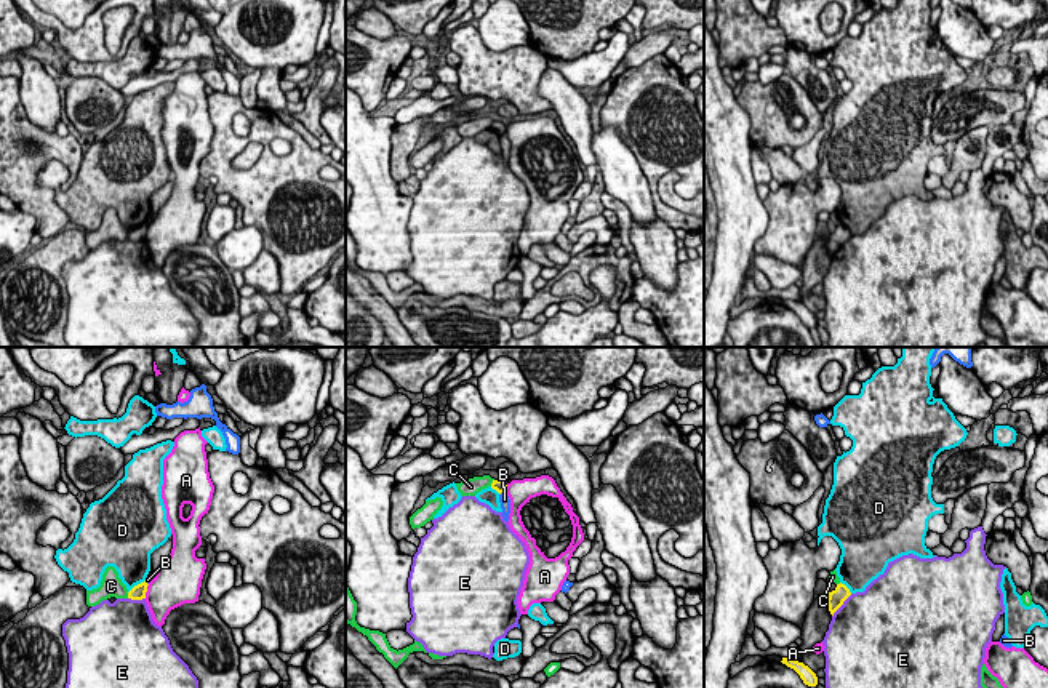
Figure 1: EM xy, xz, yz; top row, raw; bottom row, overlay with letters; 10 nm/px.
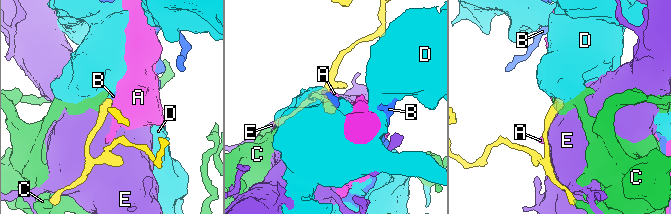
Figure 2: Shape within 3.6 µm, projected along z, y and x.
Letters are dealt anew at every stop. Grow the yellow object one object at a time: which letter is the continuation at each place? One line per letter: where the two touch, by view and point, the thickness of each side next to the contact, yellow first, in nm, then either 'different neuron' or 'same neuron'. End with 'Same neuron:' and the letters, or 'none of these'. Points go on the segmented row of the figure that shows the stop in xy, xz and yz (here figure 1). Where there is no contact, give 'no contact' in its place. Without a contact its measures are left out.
A: meets yellow in xy at (146, 591); 160 nm thick on the yellow side, 400 nm on the other; different neuron
B: meets yellow in xz at (501, 492); 120 nm thick on the yellow side, 100 nm on the other; different neuron
C: meets yellow in xz at (493, 482); 120 nm thick on the yellow side, 170 nm on the other; different neuron
D: meets yellow in xy at (138, 584); 160 nm thick on the yellow side, 380 nm on the other; different neuron
E: meets yellow in yz at (842, 604); 160 nm thick on the yellow side, 500 nm on the other; different neuron
Same neuron: none of these

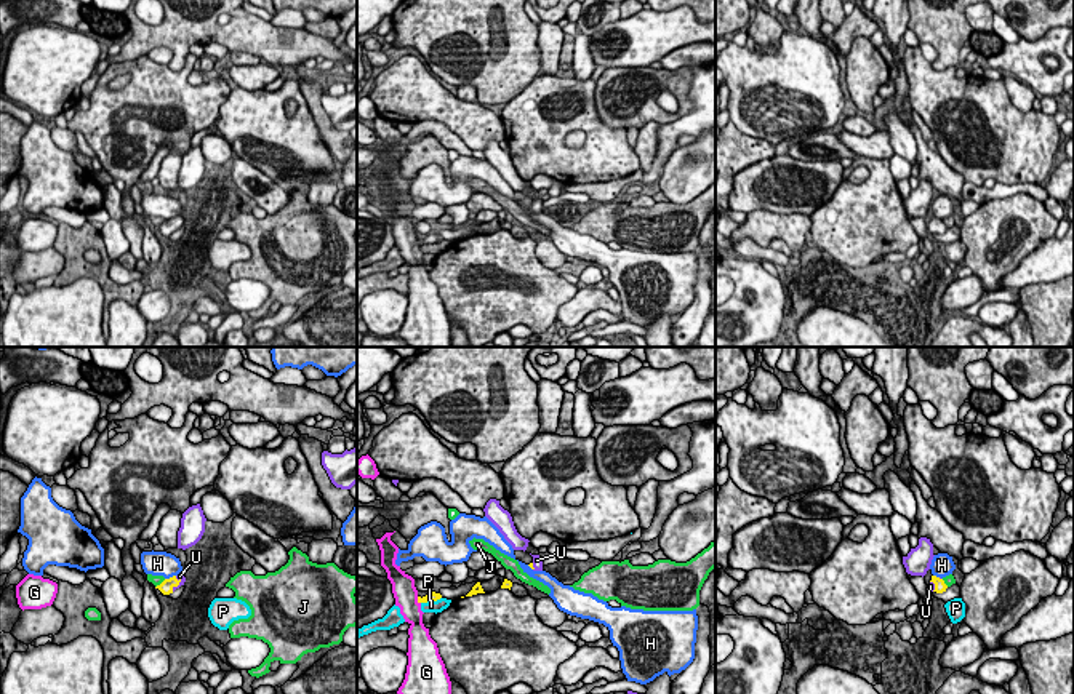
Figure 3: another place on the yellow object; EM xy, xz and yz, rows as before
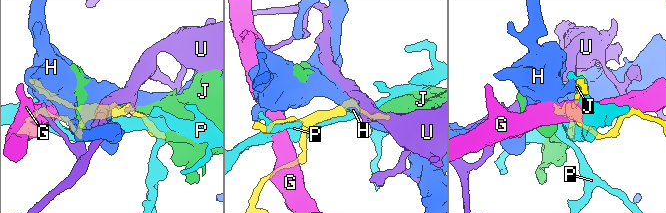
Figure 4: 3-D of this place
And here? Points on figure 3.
G: meets yellow in xz at (418, 600); 100 nm thick on the yellow side, 240 nm on the other; different neuron
H: meets yellow in xy at (170, 578); 140 nm thick on the yellow side, 260 nm on the other; different neuron
J: meets yellow in xy at (162, 582); 140 nm thick on the yellow side, 100 nm on the other; different neuron
P: meets yellow in xz at (431, 600); 100 nm thick on the yellow side, 130 nm on the other; different neuron
U: meets yellow in xy at (178, 584); 140 nm thick on the yellow side, 60 nm on the other; same neuron
Same neuron: U

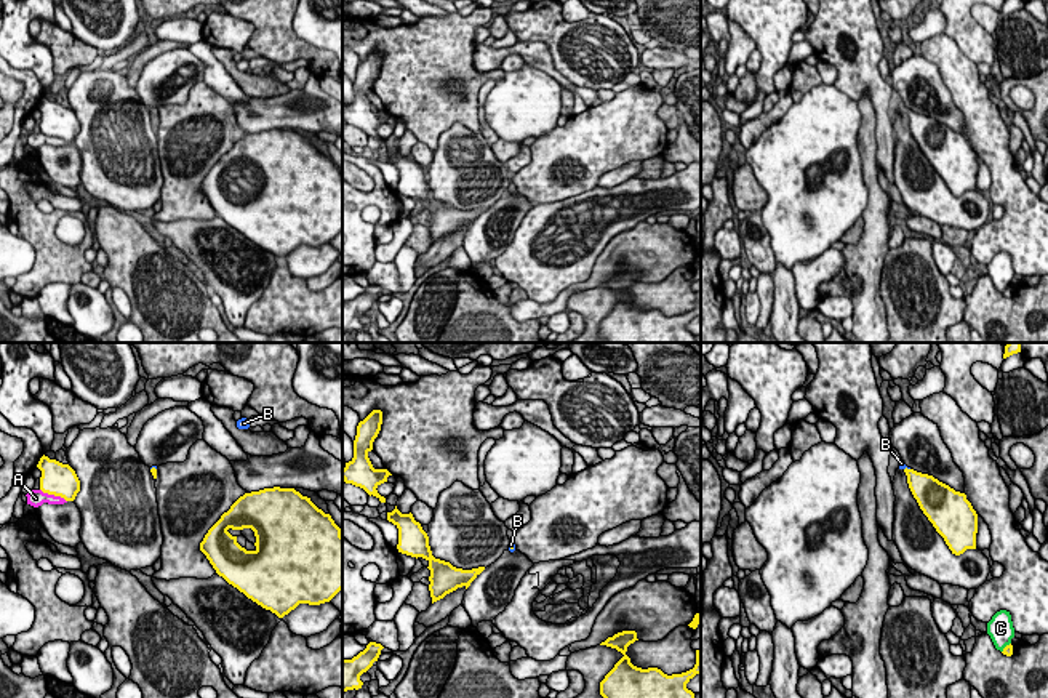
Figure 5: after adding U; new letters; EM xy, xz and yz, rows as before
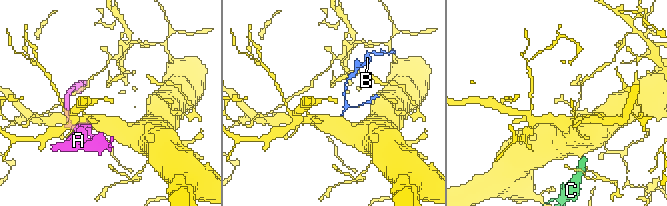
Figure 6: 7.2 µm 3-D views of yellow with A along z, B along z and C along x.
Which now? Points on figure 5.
A: meets yellow in xy at (53, 493); 340 nm thick on the yellow side, 170 nm on the other; different neuron
B: meets yellow in xy at (152, 468); 60 nm thick on the yellow side, 30 nm on the other; same neuron
C: meets yellow in yz at (1005, 647); 100 nm thick on the yellow side, 260 nm on the other; different neuron
Same neuron: B

